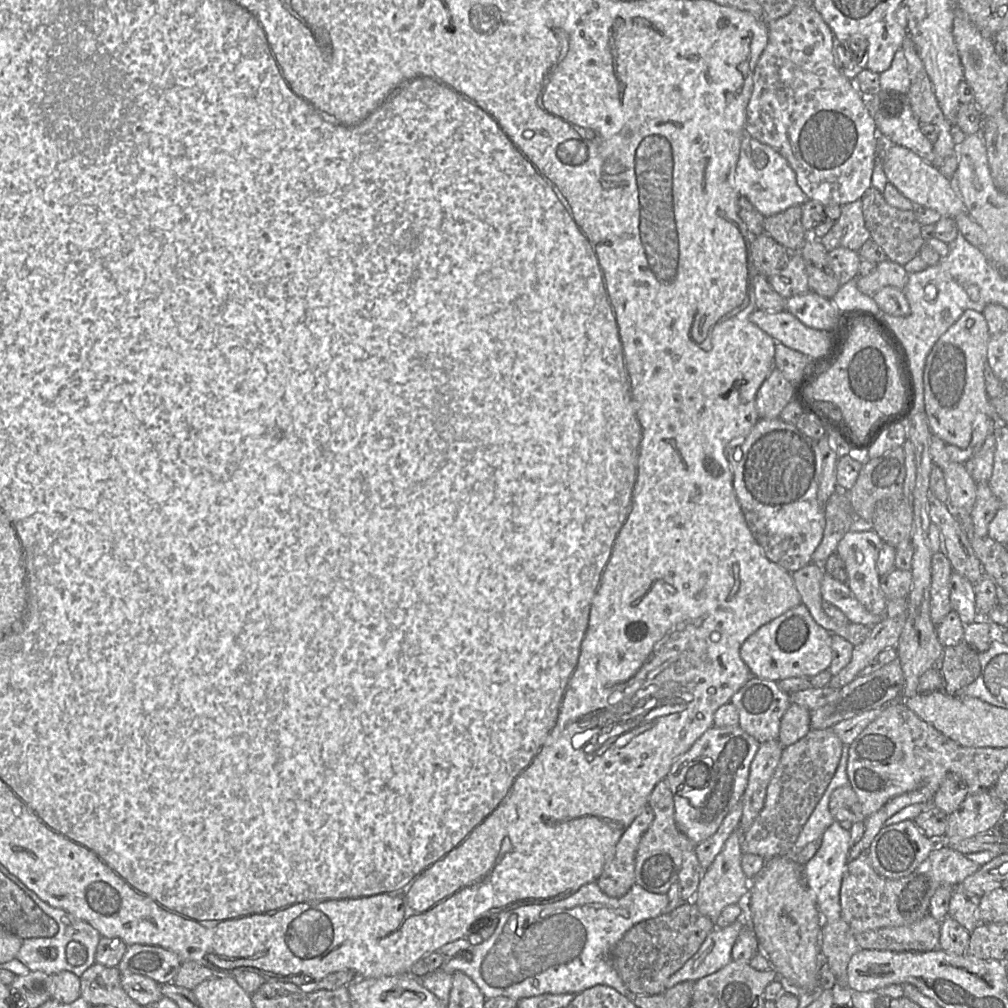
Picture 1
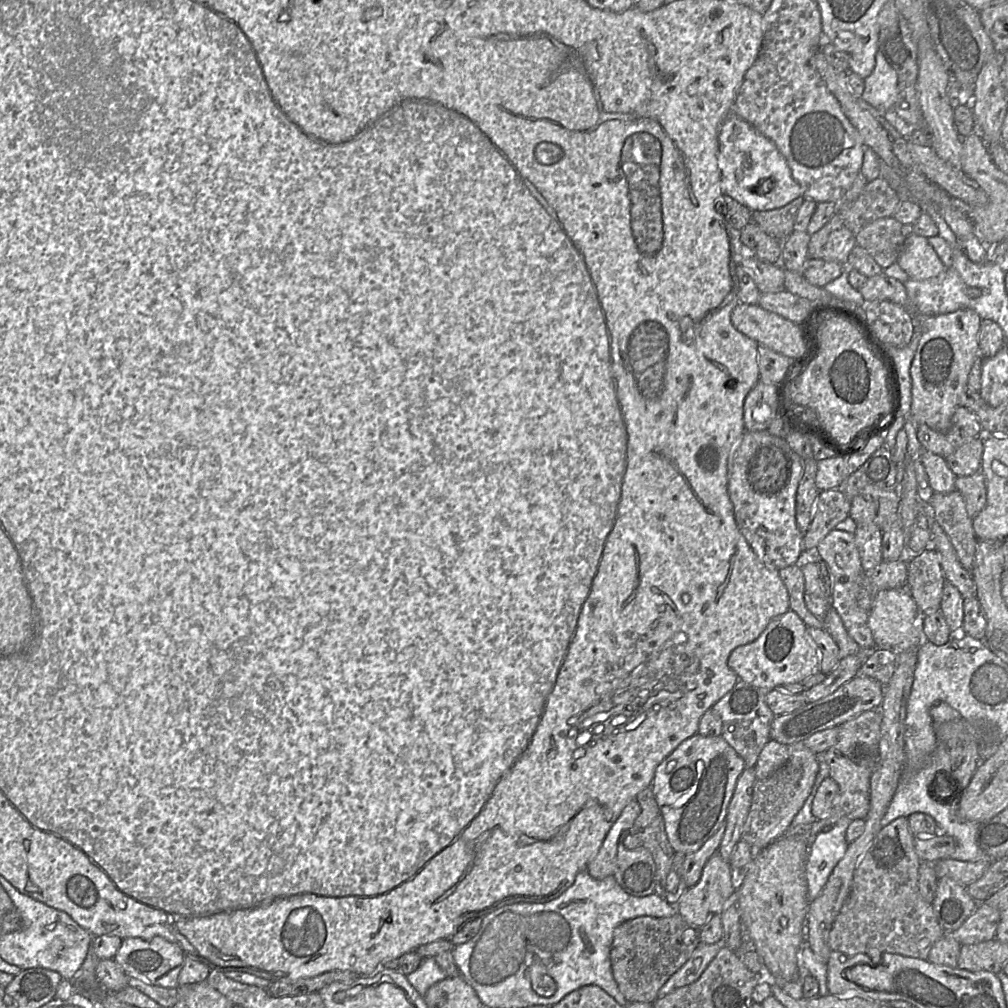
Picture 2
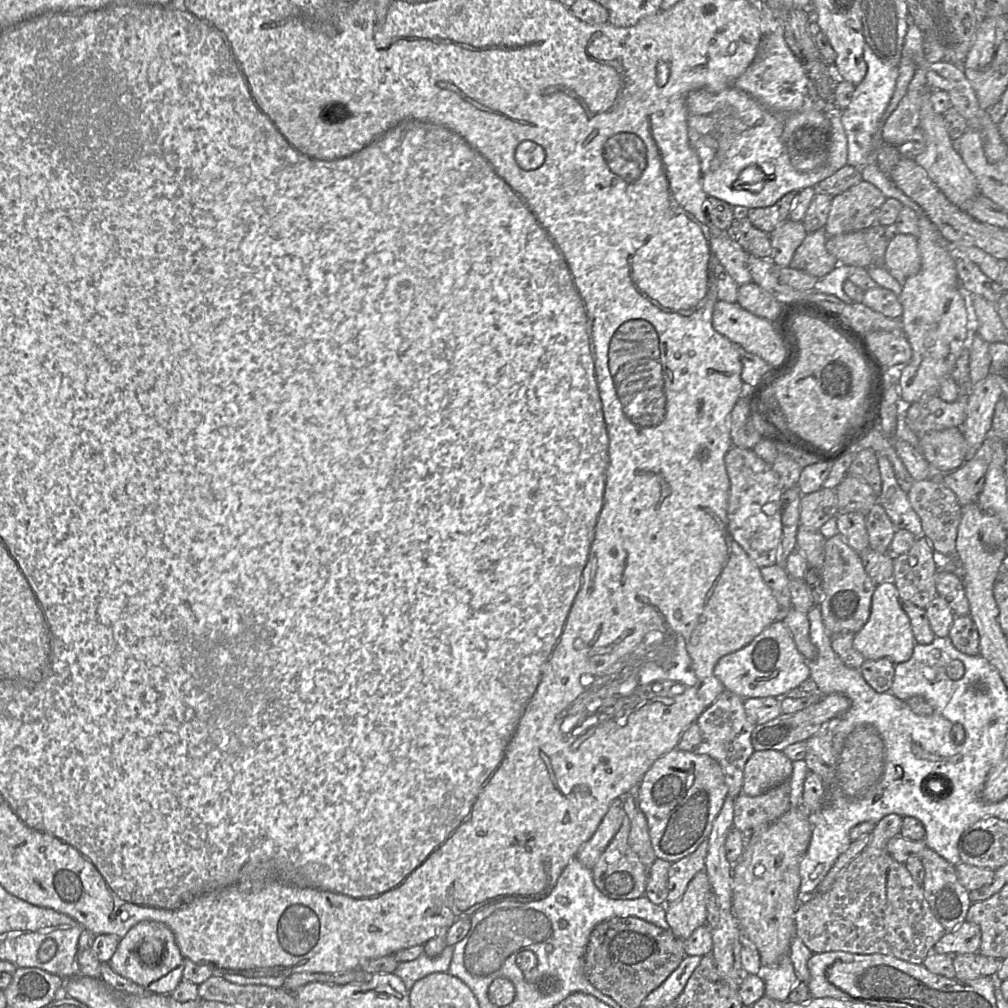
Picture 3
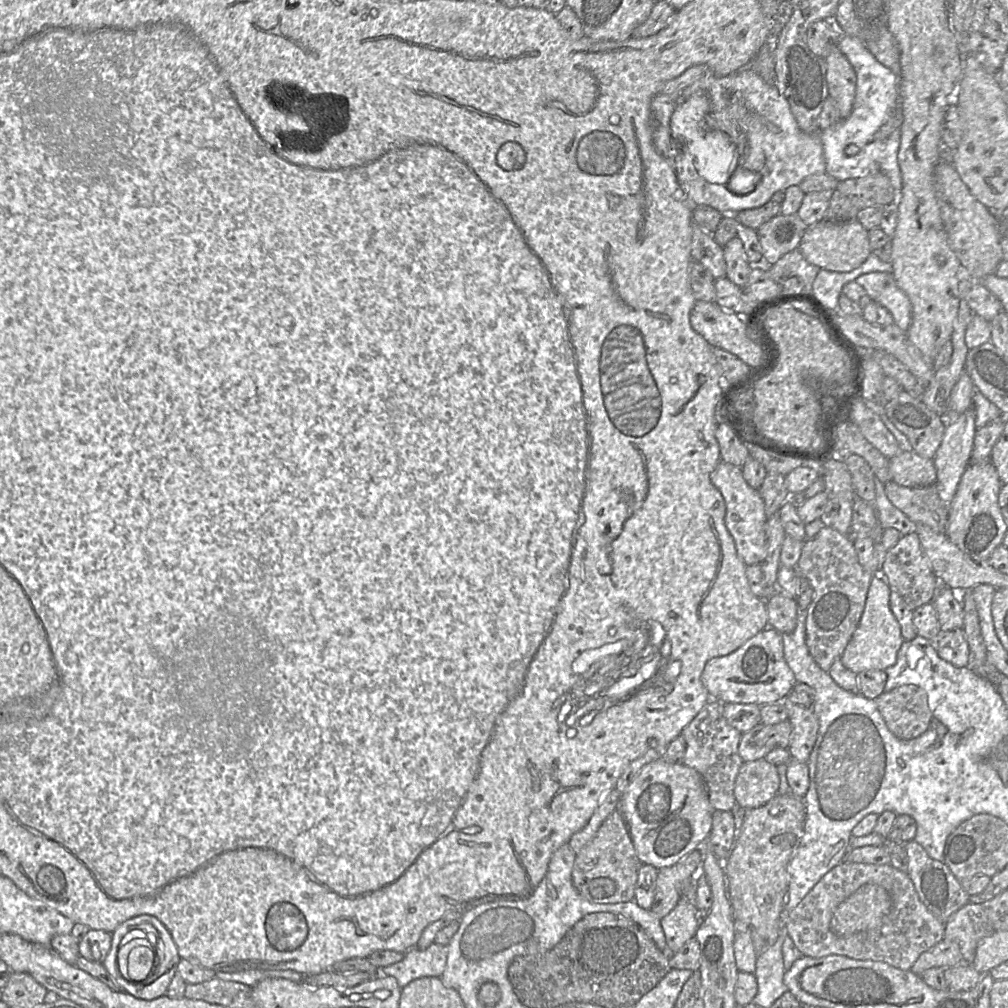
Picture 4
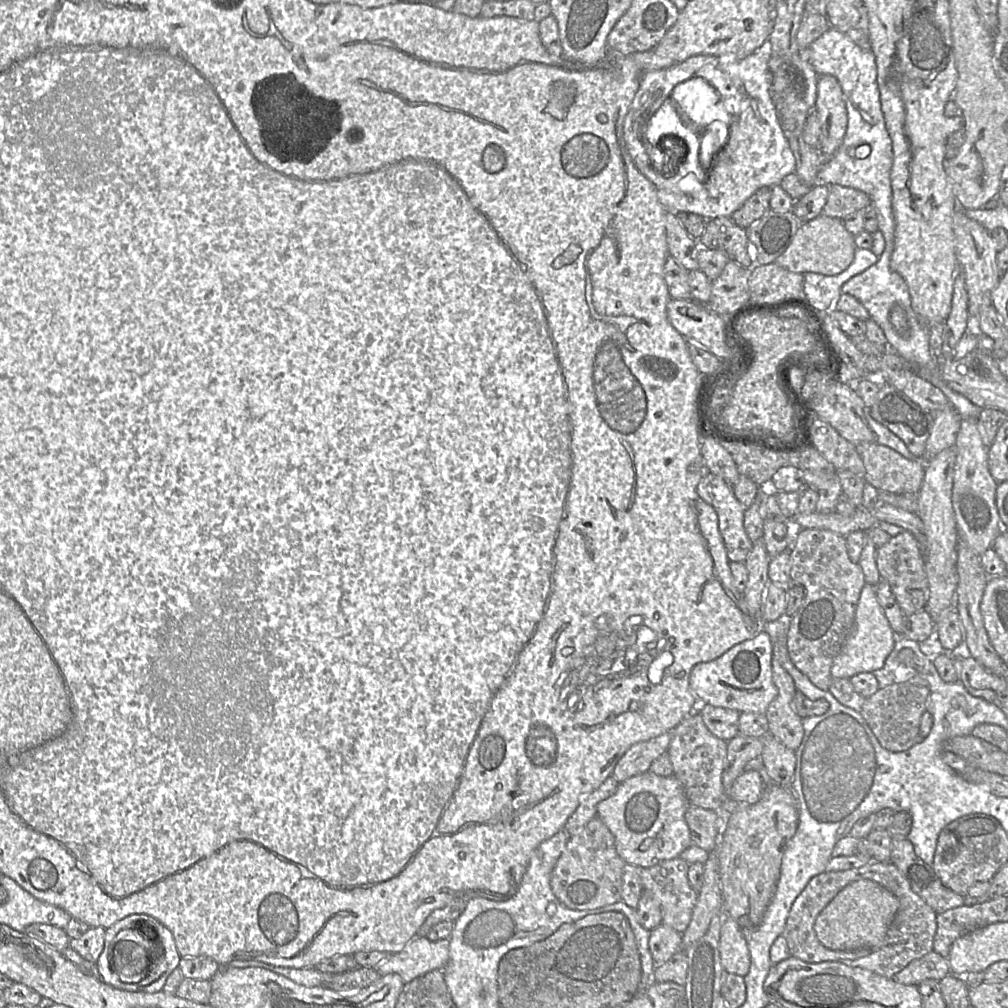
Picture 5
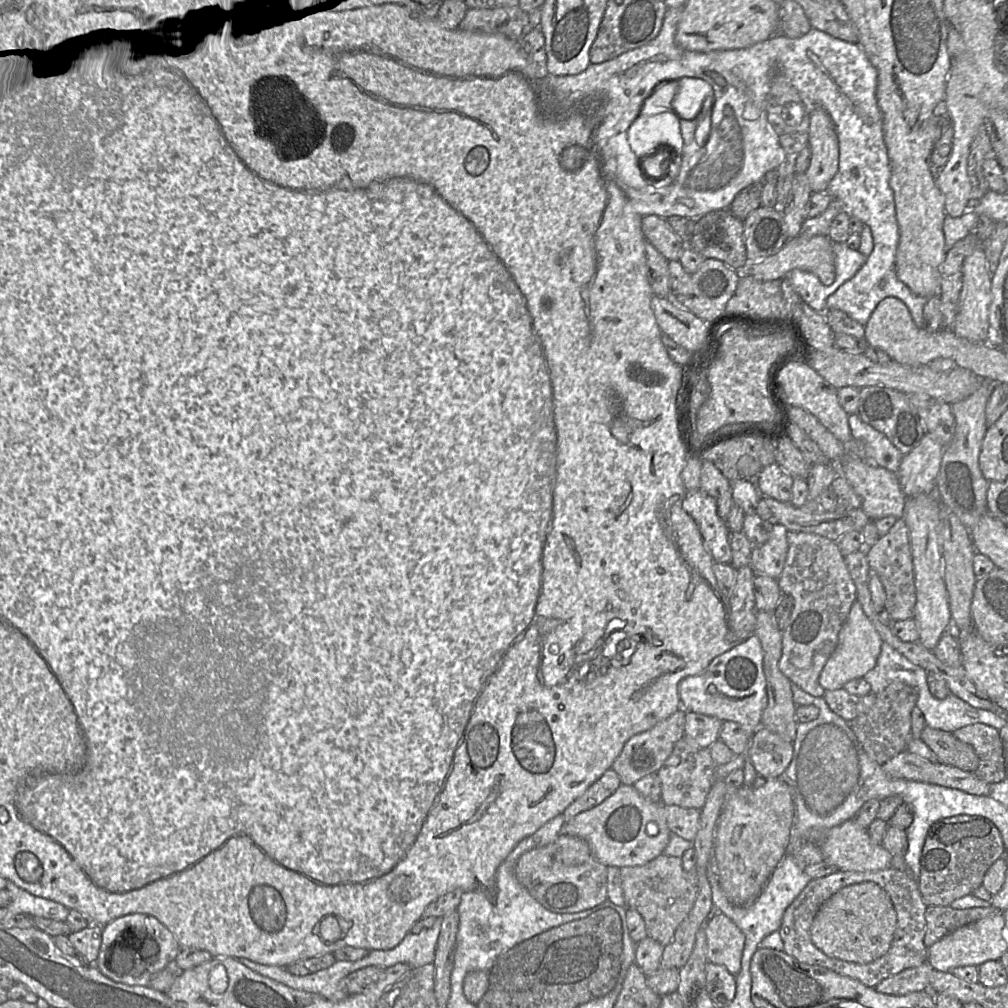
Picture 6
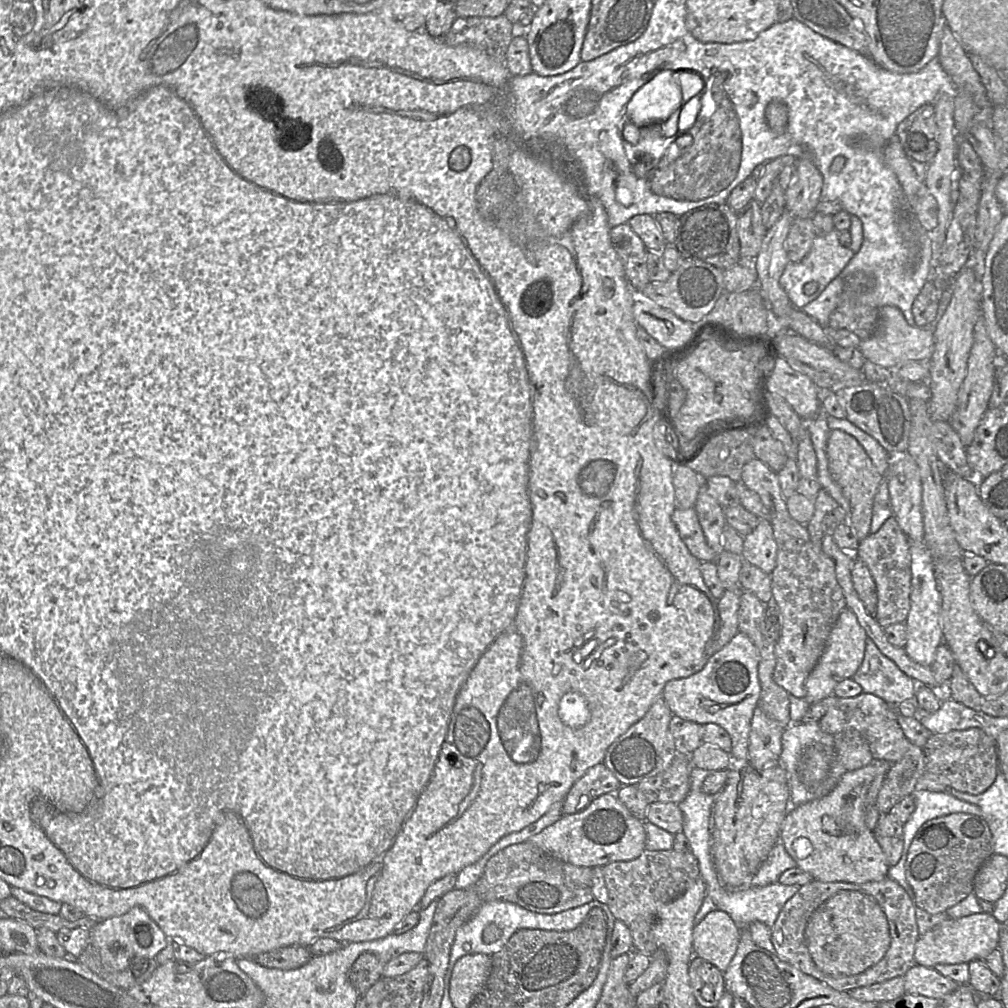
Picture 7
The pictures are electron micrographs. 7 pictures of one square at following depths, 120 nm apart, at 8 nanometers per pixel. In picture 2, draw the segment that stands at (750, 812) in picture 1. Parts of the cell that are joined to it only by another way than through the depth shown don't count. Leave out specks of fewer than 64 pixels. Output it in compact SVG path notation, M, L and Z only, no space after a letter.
M754 767L745 768L737 780L728 807L725 833L718 849L720 856L727 862L730 862L734 847L741 840L742 828L751 807L753 787L756 781Z

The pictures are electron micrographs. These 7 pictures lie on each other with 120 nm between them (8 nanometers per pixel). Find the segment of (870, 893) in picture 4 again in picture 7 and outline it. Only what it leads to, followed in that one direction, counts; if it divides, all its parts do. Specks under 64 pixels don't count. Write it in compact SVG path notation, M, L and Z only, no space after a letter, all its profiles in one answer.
M843 890L811 914L805 928L805 941L819 970L843 977L859 974L878 963L889 949L891 936L886 915L874 898L859 891Z

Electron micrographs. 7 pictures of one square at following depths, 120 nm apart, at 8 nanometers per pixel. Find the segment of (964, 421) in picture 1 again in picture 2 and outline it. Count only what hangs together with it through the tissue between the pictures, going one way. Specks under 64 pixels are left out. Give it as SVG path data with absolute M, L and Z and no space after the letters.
M958 309L954 312L922 320L921 336L910 368L912 381L911 417L916 423L945 433L951 426L951 419L960 406L961 395L966 391L968 378L975 360L979 356L979 331L982 318L972 309Z

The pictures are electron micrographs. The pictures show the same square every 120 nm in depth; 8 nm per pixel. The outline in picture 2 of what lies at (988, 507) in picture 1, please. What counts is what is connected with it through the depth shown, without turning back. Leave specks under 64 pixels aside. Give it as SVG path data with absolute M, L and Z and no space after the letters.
M981 471L970 476L957 476L955 489L962 495L968 516L975 518L985 507L987 490Z

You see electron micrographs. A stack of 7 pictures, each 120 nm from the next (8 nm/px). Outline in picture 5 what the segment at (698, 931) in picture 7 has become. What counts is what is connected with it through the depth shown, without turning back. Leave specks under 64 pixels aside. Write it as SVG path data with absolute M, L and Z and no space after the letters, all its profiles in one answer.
M731 917L721 926L719 951L725 971L742 977L748 974L751 965L748 944L742 928Z

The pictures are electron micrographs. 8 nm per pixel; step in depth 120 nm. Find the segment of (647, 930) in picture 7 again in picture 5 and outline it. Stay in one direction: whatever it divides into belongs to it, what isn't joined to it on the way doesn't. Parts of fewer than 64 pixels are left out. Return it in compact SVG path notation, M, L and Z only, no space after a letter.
M677 857L662 861L648 868L643 868L641 872L643 893L651 894L658 901L661 908L662 924L680 933L683 933L689 925L699 896L699 893L690 885L688 869L689 863Z

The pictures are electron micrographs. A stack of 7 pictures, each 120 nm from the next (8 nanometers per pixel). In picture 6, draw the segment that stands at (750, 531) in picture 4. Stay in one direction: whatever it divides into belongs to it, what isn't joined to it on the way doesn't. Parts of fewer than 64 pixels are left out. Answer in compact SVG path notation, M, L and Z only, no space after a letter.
M697 489L687 492L682 507L695 520L705 547L714 561L730 564L732 559L730 531L725 519L718 515L714 498L701 489Z

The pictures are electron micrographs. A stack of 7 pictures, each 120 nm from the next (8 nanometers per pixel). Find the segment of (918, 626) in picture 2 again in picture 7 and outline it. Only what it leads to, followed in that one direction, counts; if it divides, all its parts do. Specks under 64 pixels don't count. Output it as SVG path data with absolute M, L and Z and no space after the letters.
M848 608L842 610L829 633L822 655L806 679L804 699L810 705L832 695L835 686L840 681L852 678L863 661L867 638L867 634L859 624L856 615Z

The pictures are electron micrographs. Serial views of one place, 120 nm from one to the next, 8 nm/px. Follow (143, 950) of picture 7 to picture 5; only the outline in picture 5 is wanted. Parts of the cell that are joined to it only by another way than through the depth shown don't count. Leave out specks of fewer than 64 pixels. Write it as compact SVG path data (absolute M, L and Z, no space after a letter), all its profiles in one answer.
M132 914L105 928L104 948L96 961L100 977L105 983L123 989L122 980L118 978L119 975L113 965L113 947L122 939L134 942L136 931L148 941L148 969L145 977L140 981L128 983L141 983L141 991L143 992L159 992L163 989L169 975L179 966L181 956L177 950L172 932L157 919L147 914Z

